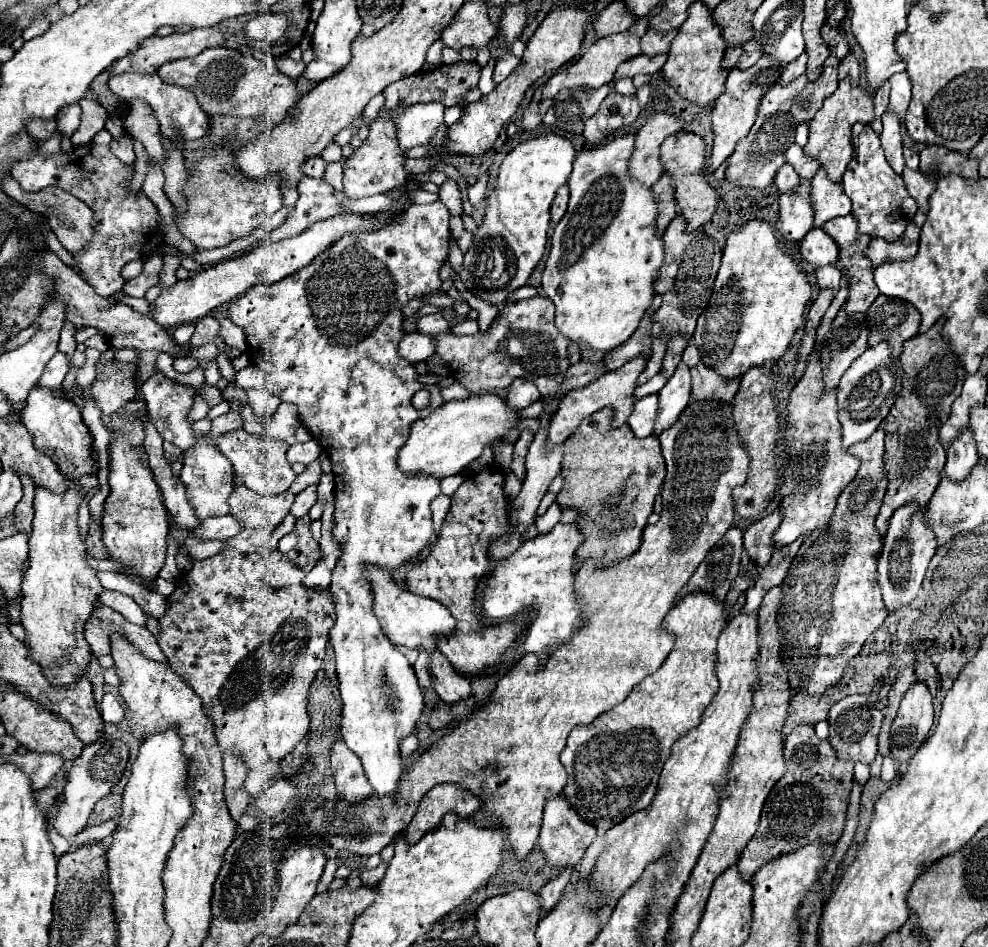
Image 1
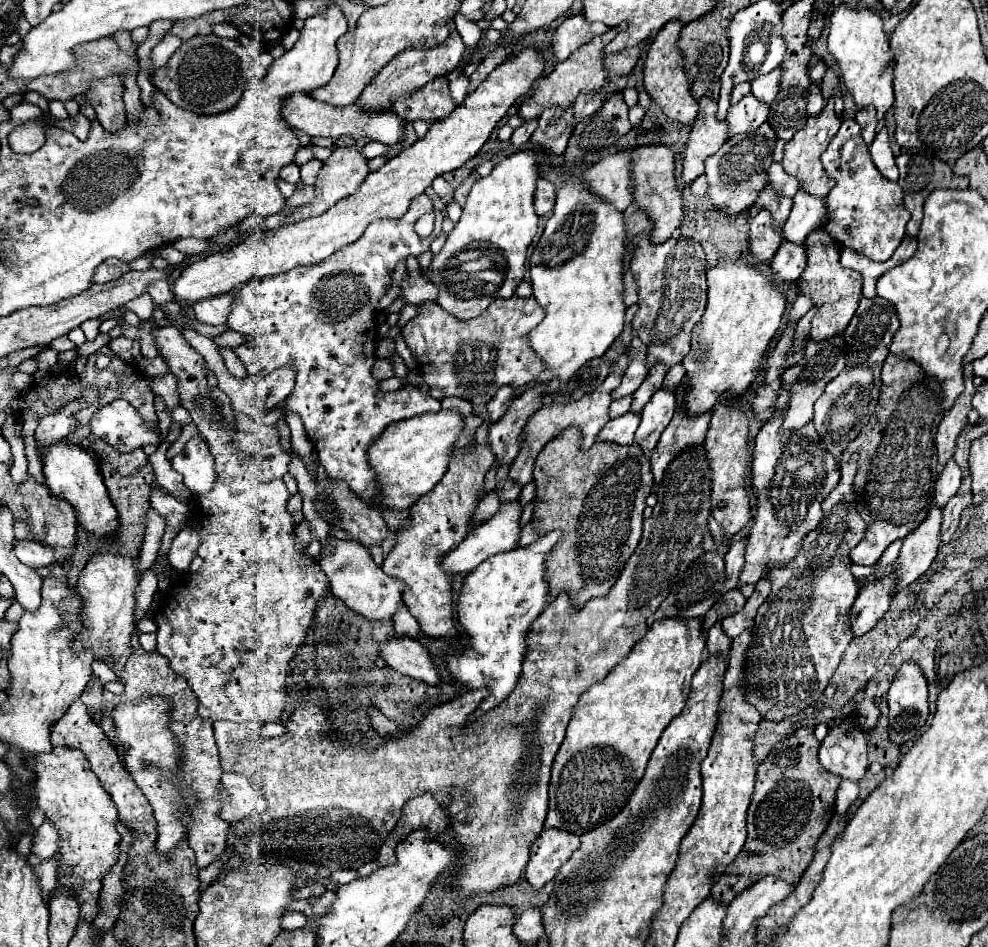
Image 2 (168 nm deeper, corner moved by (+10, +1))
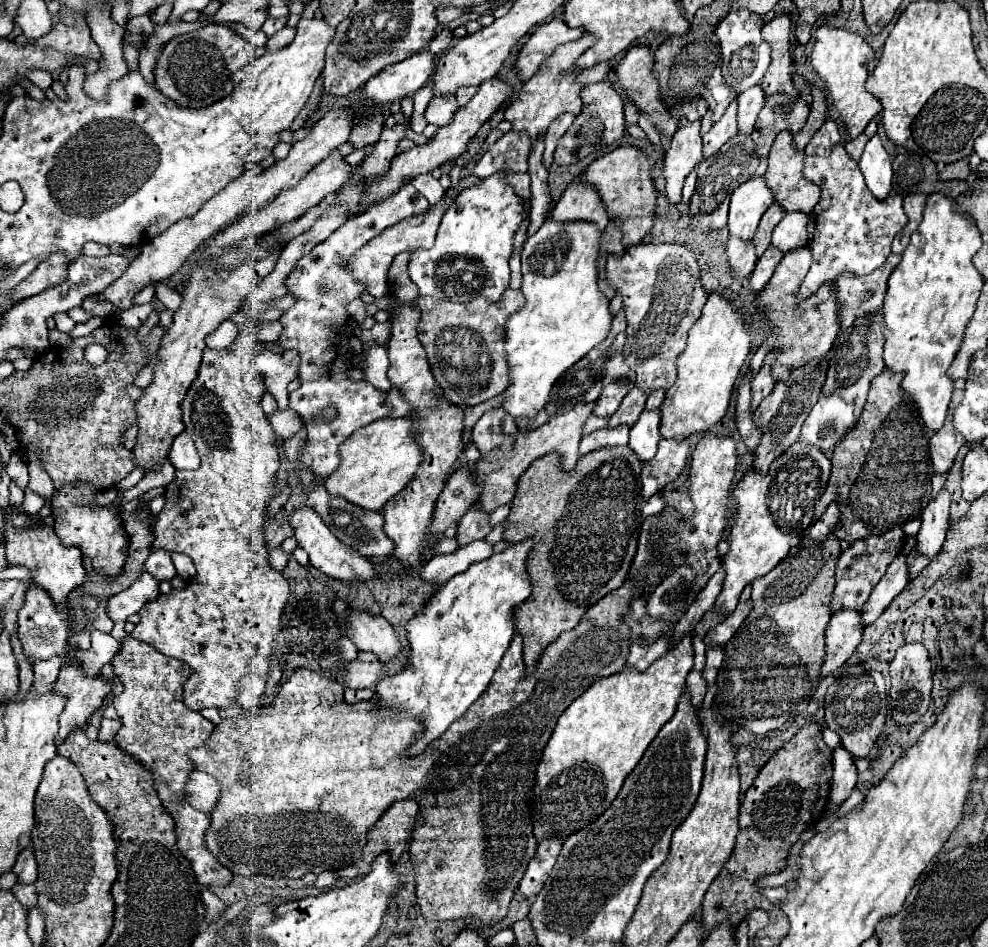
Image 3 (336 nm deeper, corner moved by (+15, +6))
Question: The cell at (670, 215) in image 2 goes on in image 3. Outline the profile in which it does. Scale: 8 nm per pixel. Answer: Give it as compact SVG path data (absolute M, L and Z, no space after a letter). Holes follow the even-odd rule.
M617 147L615 151L595 159L583 173L583 179L593 183L603 203L607 205L609 217L623 229L623 245L631 247L643 241L643 237L653 229L657 191L651 177L651 161L639 147Z

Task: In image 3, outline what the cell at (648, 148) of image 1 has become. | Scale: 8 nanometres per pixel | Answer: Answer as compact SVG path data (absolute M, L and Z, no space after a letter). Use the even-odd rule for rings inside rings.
M581 175L567 185L551 215L557 221L575 221L575 219L595 221L599 229L605 229L609 223L609 215L605 205L601 205L599 191L593 189L593 185L587 185L587 181L581 181Z

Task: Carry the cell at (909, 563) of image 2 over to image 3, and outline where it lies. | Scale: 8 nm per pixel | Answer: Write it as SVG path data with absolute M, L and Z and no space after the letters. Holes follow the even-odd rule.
M899 553L895 557L895 561L889 565L887 573L883 575L883 579L873 589L871 597L867 599L867 603L865 603L863 611L861 611L863 625L873 623L885 611L885 607L907 587L909 581L911 581L911 577L909 577L907 555L905 553Z

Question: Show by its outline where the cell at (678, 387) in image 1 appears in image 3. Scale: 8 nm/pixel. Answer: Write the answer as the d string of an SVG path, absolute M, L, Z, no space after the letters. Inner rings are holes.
M645 409L631 427L629 447L637 453L641 461L649 461L657 453L657 443L661 439L659 421L661 421L661 409Z

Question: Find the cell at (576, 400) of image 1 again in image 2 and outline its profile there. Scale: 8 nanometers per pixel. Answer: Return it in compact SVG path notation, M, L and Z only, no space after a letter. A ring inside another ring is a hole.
M612 372L612 374L604 380L604 384L602 384L600 388L596 388L594 392L582 396L578 402L570 402L570 404L552 404L552 406L540 408L540 410L528 420L528 424L524 426L524 434L522 434L522 436L524 436L524 442L520 444L518 456L516 456L514 462L510 464L510 472L508 472L510 480L518 482L520 486L526 486L528 482L532 482L534 460L536 460L536 456L540 454L540 450L542 450L550 440L554 440L562 430L566 430L566 428L570 428L570 426L578 426L578 428L582 430L582 450L588 450L588 448L594 444L596 434L598 434L598 432L602 430L602 426L610 420L610 418L608 418L610 394L612 394L612 390L620 384L620 378L622 378L620 374Z

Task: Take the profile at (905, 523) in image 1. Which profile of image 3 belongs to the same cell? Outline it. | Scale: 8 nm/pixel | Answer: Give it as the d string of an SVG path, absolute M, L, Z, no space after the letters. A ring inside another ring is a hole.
M843 609L833 613L827 627L827 647L829 653L825 657L825 665L821 669L823 675L837 671L857 649L863 639L863 623L861 611Z

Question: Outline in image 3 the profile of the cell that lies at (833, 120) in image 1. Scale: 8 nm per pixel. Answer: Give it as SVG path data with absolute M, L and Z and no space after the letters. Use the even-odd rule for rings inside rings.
M781 131L777 135L773 147L771 147L769 169L765 173L765 179L767 179L769 189L773 189L773 193L775 193L775 201L781 203L787 211L809 213L821 197L821 187L817 187L813 181L805 179L805 175L803 175L803 159L805 159L805 151L797 149L797 145L793 141L793 135L789 131Z

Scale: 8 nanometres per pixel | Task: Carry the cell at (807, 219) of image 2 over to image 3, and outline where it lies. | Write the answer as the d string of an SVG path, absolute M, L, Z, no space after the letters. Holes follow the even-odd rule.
M789 211L773 231L771 243L783 253L803 247L807 243L807 213Z

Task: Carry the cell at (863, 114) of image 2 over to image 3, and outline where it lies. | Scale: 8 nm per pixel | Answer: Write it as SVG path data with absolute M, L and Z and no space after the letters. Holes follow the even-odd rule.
M867 135L849 137L849 139L847 139L847 143L845 143L845 149L847 149L847 153L849 153L855 161L859 161L861 151L863 151L863 147L865 147L865 143L867 143L867 141L869 141L869 139L867 139Z

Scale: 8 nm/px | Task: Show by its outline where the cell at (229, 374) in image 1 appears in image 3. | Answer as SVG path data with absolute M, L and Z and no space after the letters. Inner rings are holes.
M275 321L275 323L265 323L265 325L259 325L257 327L257 339L263 341L263 343L273 343L275 337L279 337L281 333L281 325Z

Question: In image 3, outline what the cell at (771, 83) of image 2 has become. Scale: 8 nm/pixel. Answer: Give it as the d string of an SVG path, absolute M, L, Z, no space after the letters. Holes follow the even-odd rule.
M753 85L749 89L745 89L743 93L739 93L737 97L739 101L739 115L737 115L737 121L739 121L739 131L741 133L751 133L753 131L753 125L755 125L755 119L765 103L765 91L761 85Z

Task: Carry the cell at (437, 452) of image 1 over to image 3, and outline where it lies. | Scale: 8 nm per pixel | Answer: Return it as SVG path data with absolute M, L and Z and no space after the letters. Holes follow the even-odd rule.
M413 417L399 419L377 419L367 427L357 429L341 445L341 465L335 475L325 477L325 487L331 497L345 497L347 501L381 511L383 505L397 495L405 485L411 483L415 471L423 463L423 449L417 443L417 433L413 433Z

